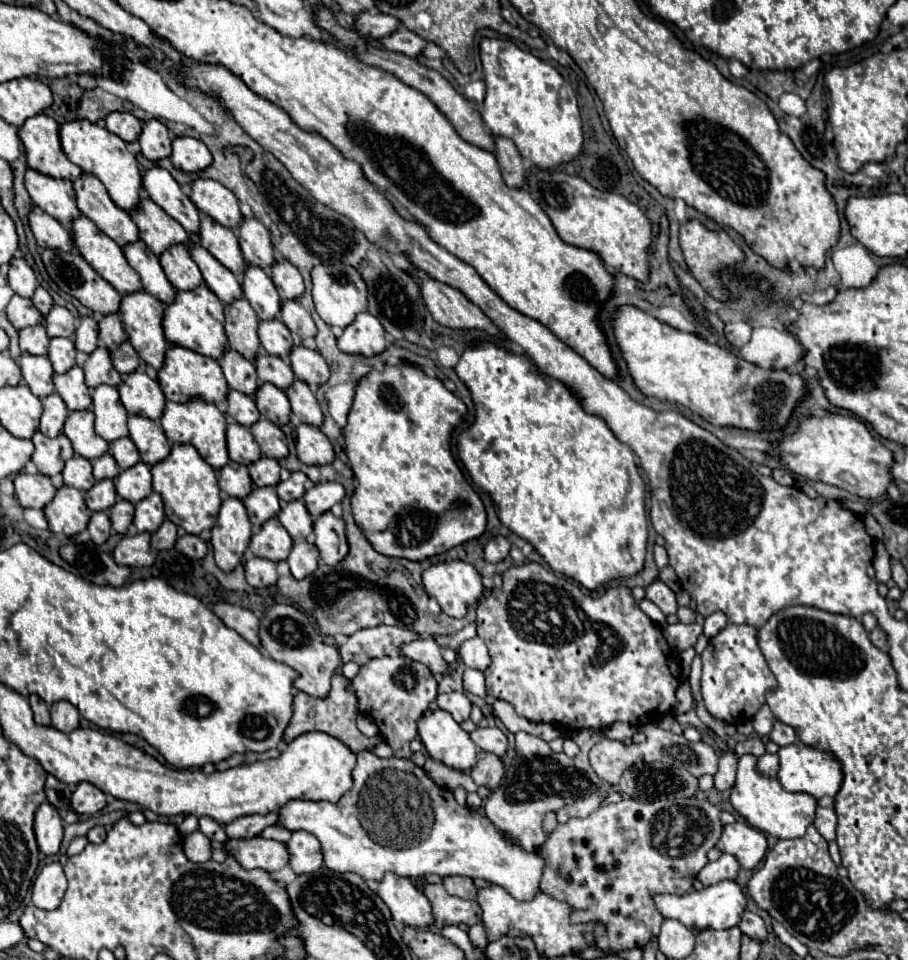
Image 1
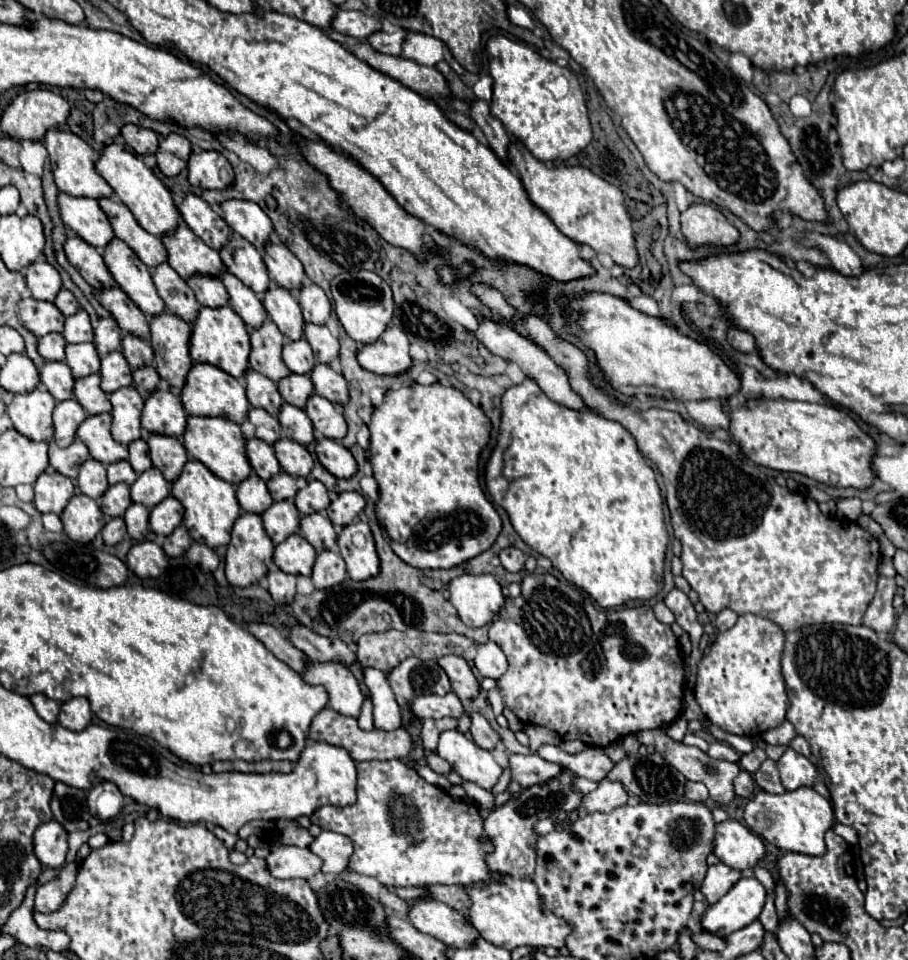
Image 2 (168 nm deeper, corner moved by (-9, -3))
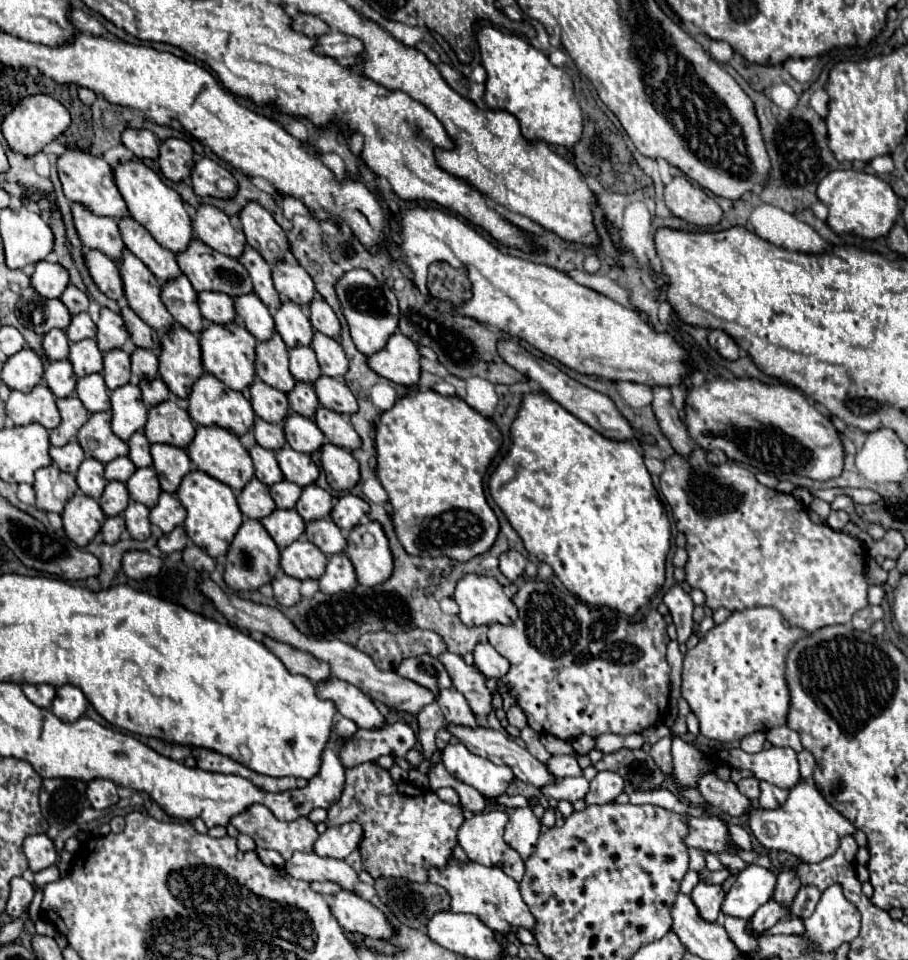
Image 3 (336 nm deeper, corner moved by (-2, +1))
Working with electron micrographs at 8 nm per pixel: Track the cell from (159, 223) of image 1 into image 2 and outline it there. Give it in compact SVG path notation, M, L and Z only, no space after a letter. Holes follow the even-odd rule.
M180 223L174 235L162 237L162 243L168 249L170 267L176 269L182 279L190 279L192 275L218 279L224 271L228 271L220 259L220 253L196 237L186 223Z

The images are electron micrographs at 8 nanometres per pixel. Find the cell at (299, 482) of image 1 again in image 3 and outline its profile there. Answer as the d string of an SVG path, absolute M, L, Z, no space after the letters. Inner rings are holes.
M307 485L303 487L303 493L297 501L297 507L295 511L305 519L305 521L315 521L315 519L321 519L325 517L329 511L331 511L333 503L331 503L331 495L321 489L319 485Z

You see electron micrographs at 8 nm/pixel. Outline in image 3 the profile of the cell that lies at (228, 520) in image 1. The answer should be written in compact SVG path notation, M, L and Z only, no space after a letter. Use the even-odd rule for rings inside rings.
M245 519L227 551L227 563L225 563L225 573L223 573L225 583L235 591L251 591L269 583L277 571L279 571L277 545L273 543L273 539L269 539L269 533L265 531L265 527L261 527L257 519Z

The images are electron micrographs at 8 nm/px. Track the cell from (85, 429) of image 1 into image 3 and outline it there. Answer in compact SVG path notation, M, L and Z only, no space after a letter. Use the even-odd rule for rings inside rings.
M91 413L89 421L77 431L77 441L87 457L93 457L101 463L109 463L129 453L127 443L115 437L109 425L111 425L109 413Z

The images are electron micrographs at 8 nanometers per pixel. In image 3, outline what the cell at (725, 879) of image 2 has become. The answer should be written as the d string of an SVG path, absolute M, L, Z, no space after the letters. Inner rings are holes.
M701 881L695 885L695 889L691 893L693 903L697 905L701 917L707 919L707 921L717 921L723 897L725 897L725 891L723 891L721 885L701 883Z

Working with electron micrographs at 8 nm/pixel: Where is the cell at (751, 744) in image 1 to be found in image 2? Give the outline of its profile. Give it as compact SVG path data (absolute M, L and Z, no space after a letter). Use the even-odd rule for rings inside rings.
M756 747L752 753L740 757L740 767L742 767L744 771L748 771L748 773L756 773L756 771L760 769L760 765L762 765L764 759L766 759L764 749L758 749L758 747Z

